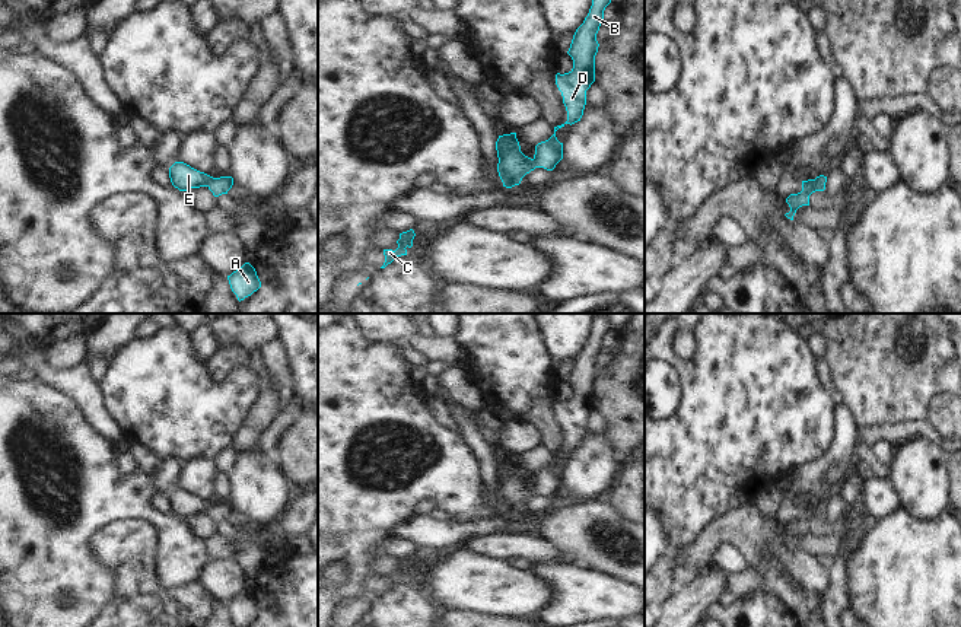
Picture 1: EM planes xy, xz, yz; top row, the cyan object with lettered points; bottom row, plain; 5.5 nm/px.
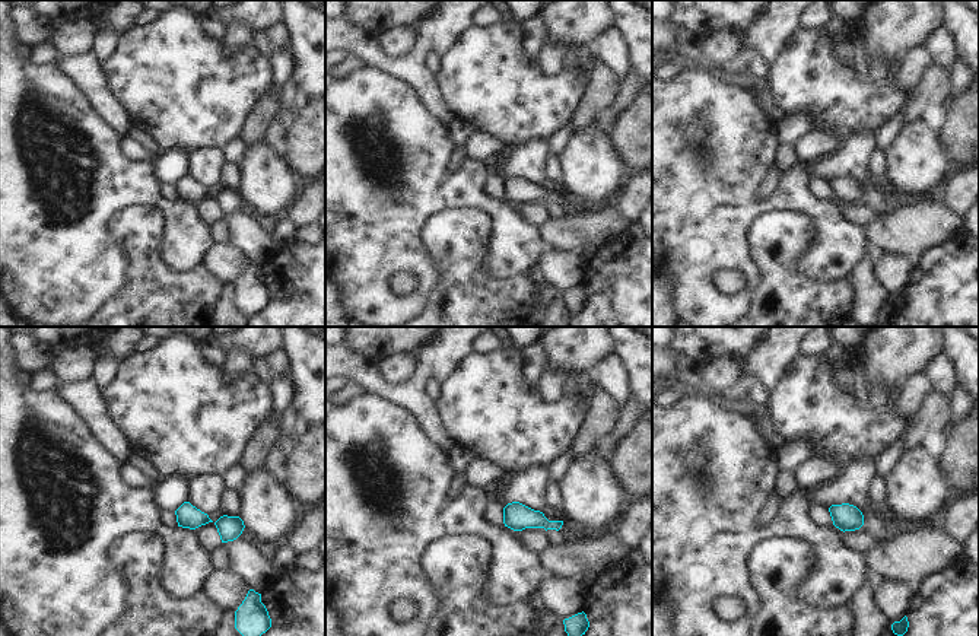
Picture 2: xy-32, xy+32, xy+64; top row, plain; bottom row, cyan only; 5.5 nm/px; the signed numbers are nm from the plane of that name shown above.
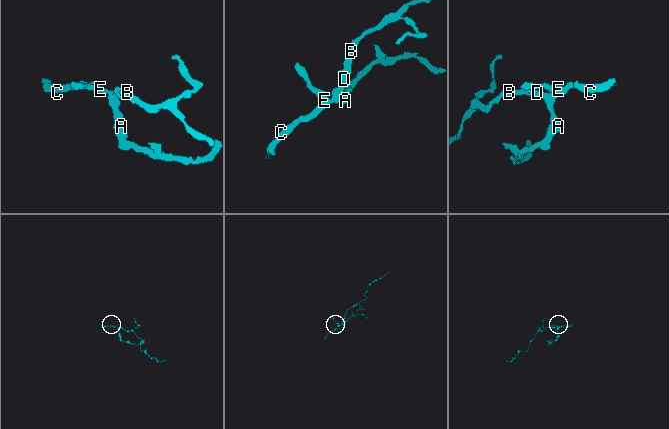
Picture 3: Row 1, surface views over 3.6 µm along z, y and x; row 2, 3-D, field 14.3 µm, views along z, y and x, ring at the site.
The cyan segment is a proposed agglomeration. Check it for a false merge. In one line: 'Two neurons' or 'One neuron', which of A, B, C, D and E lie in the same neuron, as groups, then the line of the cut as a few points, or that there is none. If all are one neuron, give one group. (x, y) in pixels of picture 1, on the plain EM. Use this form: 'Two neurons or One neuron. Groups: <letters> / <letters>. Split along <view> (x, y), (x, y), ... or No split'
One neuron. Groups: A B C D E. No split.

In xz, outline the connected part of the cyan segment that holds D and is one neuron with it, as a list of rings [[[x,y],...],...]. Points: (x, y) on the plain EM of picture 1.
[[[594,316],[592,332],[583,350],[576,356],[567,381],[573,386],[573,395],[569,400],[556,401],[556,411],[563,423],[567,437],[567,448],[554,453],[554,461],[535,472],[534,484],[521,478],[516,459],[499,462],[496,468],[497,499],[503,513],[519,512],[522,505],[535,494],[553,497],[563,486],[563,470],[556,464],[556,458],[566,451],[580,448],[586,432],[586,417],[595,408],[595,382],[598,379],[596,360],[604,346],[604,337],[611,330],[608,318]]]

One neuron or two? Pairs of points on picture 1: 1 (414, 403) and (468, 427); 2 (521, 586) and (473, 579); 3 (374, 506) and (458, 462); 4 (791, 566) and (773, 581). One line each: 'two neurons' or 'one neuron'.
1: two neurons
2: one neuron
3: one neuron
4: two neurons

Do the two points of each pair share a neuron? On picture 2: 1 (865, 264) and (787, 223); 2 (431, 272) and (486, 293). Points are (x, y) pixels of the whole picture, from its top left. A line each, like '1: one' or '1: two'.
1: two
2: two

